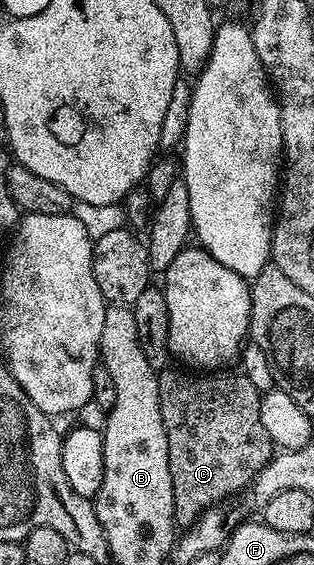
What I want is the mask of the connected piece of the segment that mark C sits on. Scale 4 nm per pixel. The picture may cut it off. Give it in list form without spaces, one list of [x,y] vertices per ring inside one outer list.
[[[167,367],[158,373],[160,419],[164,419],[164,431],[168,435],[168,471],[172,471],[174,520],[179,526],[189,527],[204,510],[221,506],[225,497],[233,498],[247,489],[274,456],[276,446],[260,419],[263,394],[252,387],[252,379],[248,379],[245,373],[235,371],[227,377],[218,377],[222,375],[199,375],[194,371],[174,368]]]

